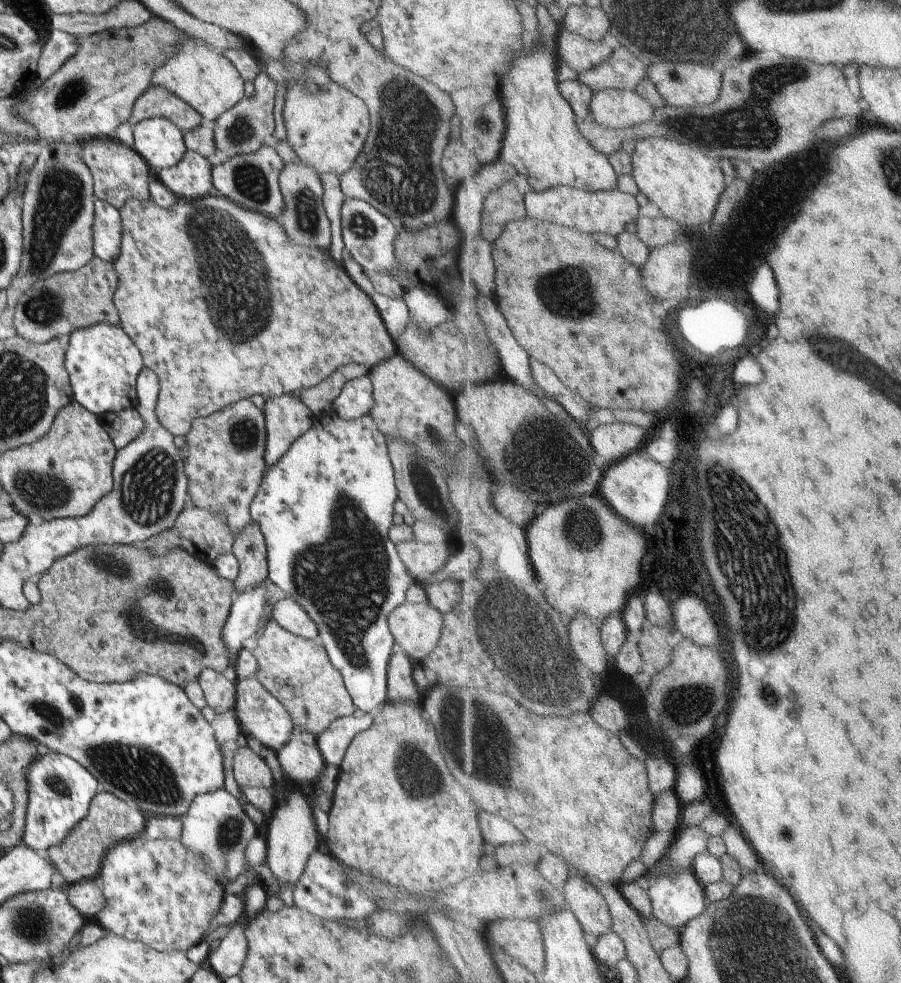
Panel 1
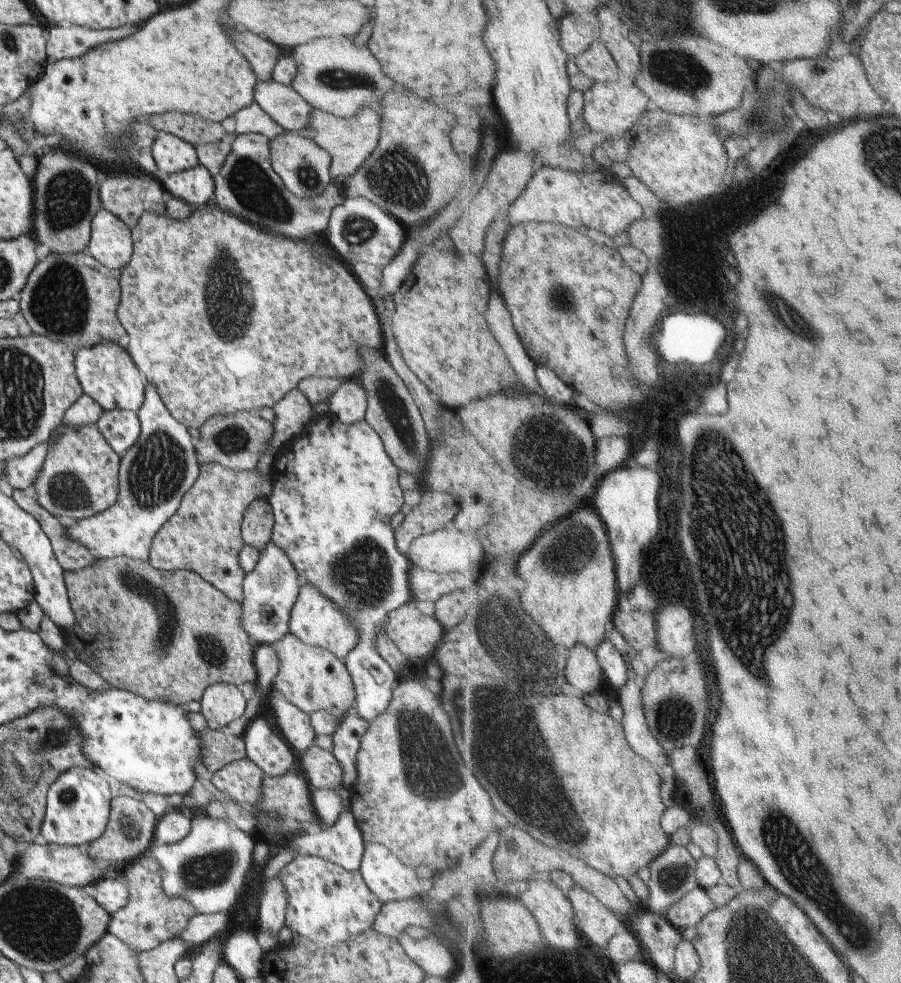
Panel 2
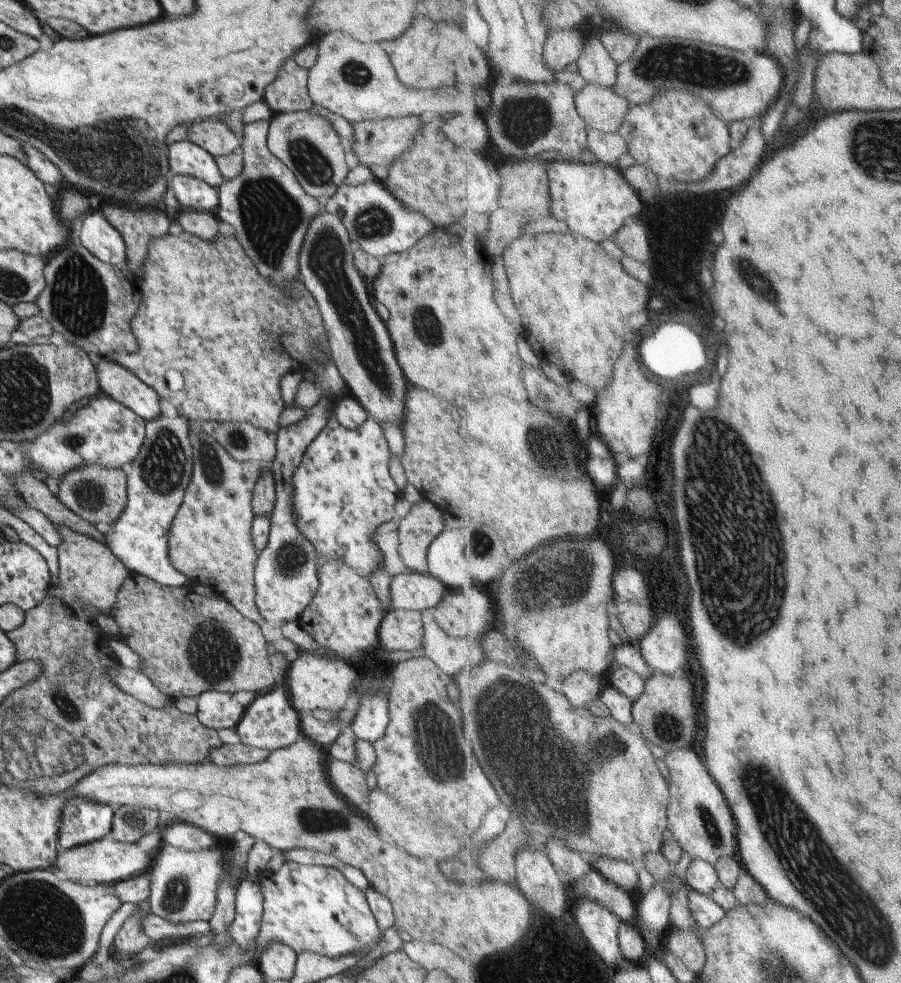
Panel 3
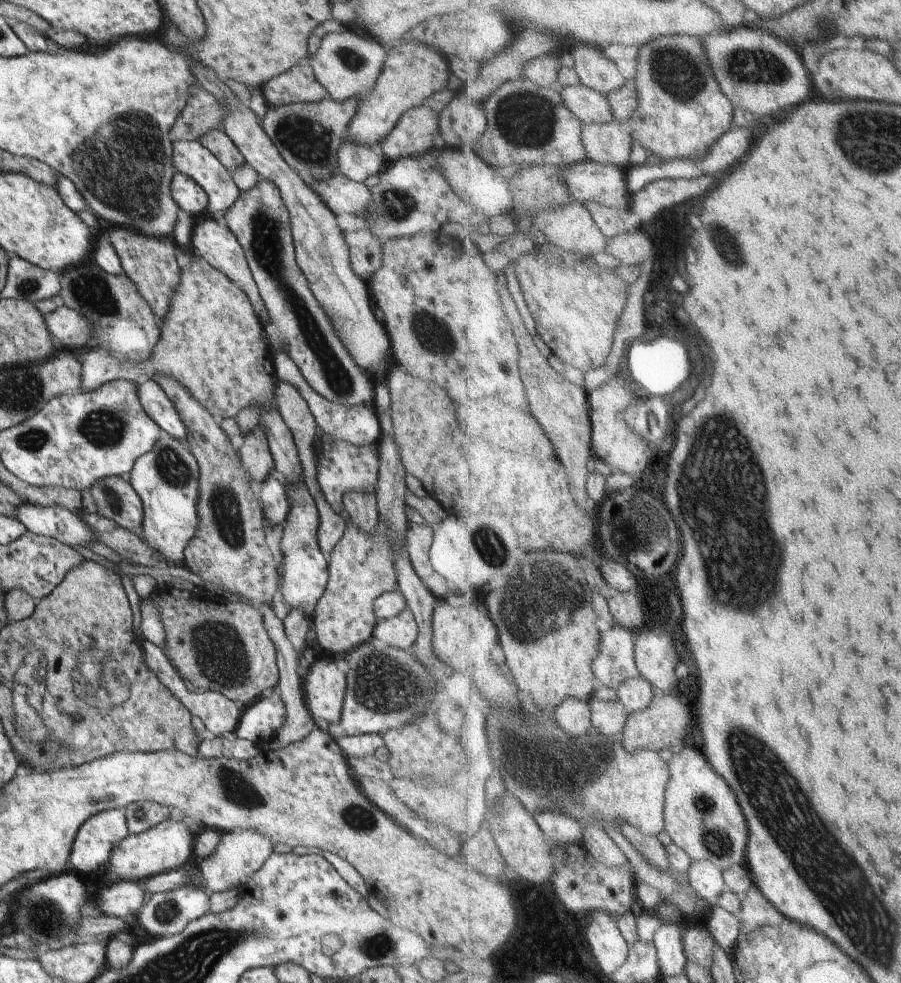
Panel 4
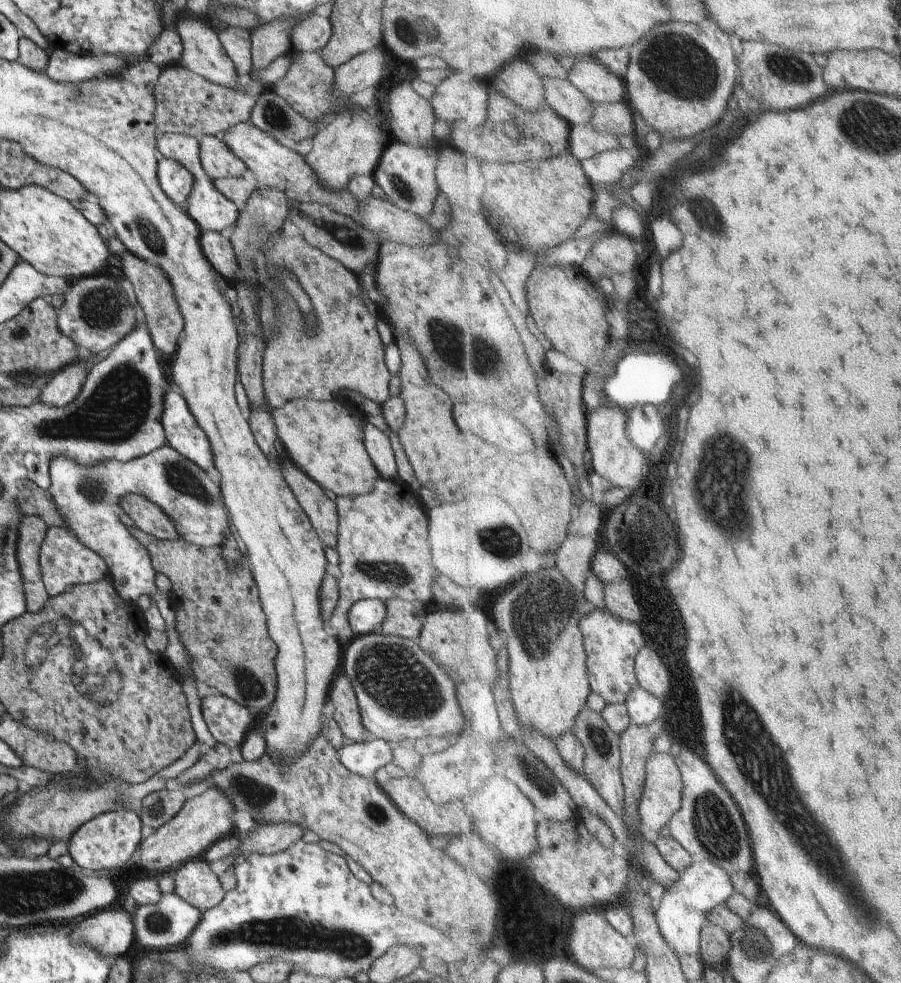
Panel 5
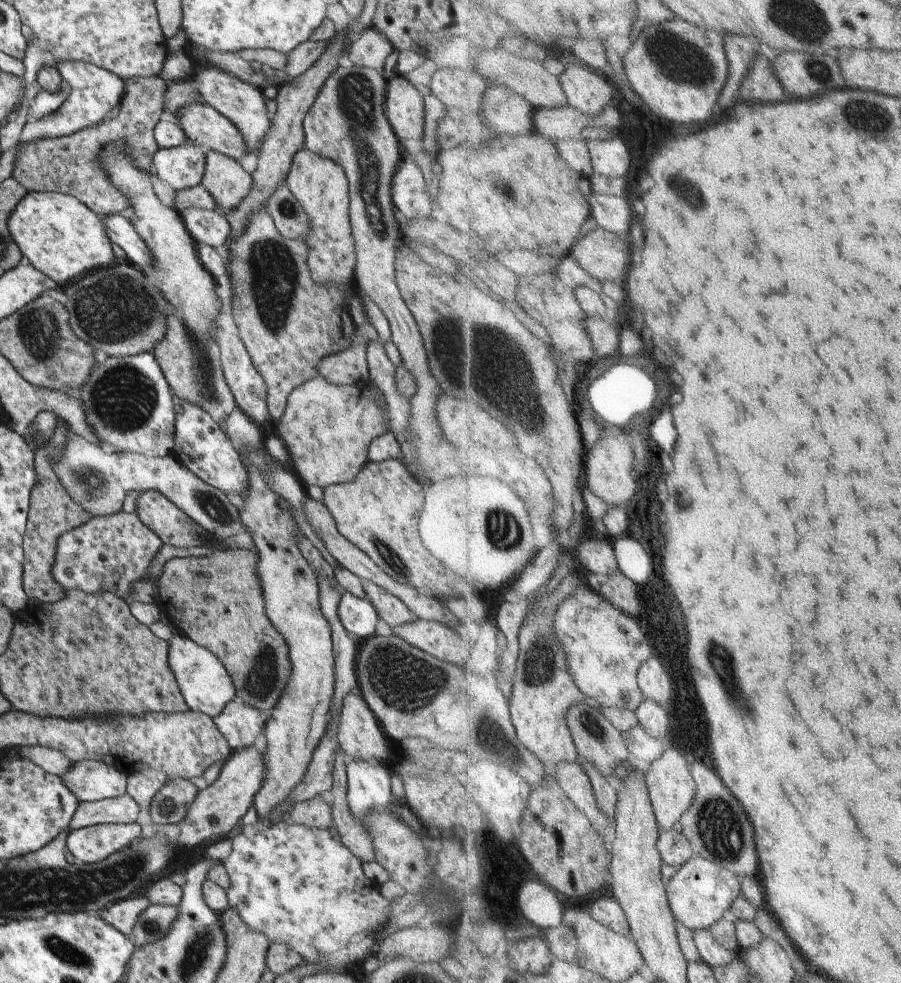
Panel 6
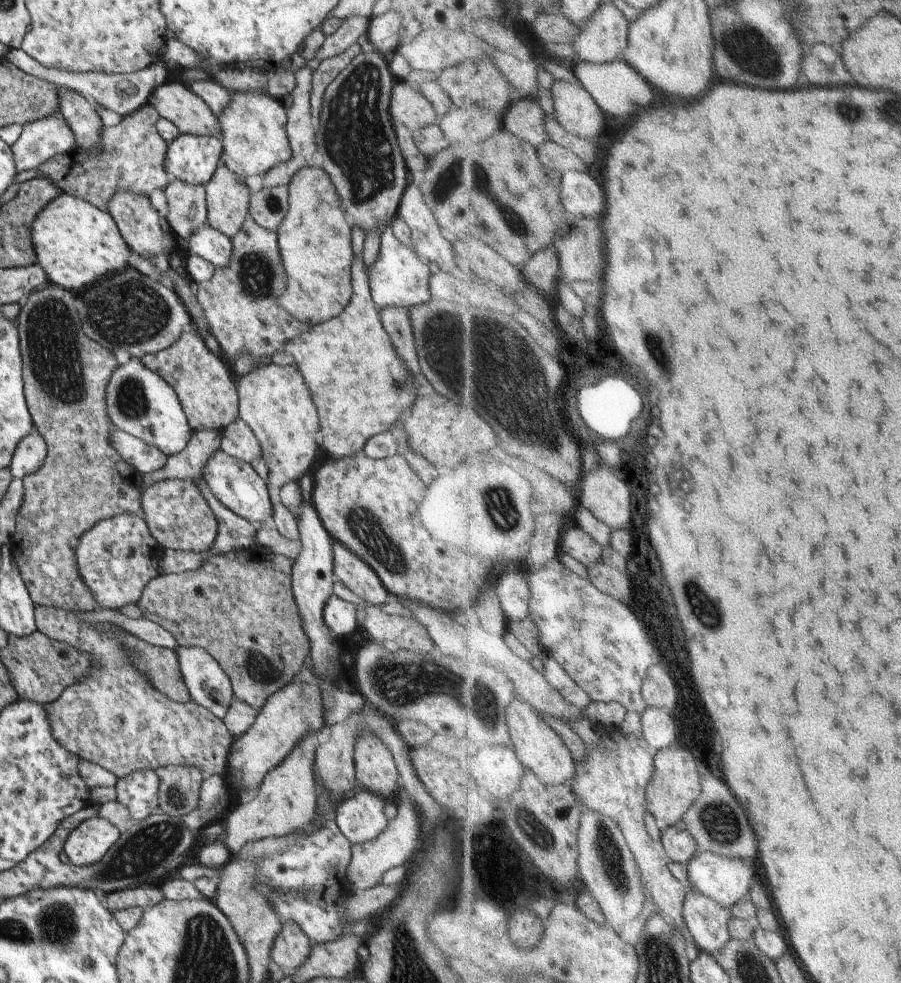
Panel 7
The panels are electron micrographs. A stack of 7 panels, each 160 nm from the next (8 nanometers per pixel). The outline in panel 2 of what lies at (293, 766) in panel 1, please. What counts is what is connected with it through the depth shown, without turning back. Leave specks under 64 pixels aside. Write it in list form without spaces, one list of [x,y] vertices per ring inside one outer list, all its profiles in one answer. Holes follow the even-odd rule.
[[[311,745],[305,752],[296,754],[295,761],[299,762],[299,770],[312,789],[334,791],[342,785],[341,766],[332,752]]]

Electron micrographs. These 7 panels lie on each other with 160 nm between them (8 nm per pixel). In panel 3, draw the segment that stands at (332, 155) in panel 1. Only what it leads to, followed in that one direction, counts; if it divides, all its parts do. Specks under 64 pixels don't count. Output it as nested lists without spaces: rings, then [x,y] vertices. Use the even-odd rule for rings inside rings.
[[[407,115],[397,118],[387,117],[378,121],[351,123],[352,143],[348,150],[350,155],[352,155],[352,159],[354,159],[351,164],[363,165],[368,168],[369,174],[373,178],[382,179],[386,175],[388,164],[415,142],[423,118]]]

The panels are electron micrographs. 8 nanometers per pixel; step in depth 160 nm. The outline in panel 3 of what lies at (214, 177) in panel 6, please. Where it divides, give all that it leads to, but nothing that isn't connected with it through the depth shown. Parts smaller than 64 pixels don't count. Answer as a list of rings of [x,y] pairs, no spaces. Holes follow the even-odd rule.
[[[220,119],[199,120],[187,124],[186,139],[200,146],[212,157],[223,156],[240,148],[239,140]]]

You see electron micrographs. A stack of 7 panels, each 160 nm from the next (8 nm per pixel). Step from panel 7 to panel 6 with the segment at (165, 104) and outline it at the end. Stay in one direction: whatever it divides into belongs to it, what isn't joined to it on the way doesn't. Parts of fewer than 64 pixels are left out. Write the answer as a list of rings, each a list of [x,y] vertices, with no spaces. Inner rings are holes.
[[[205,103],[182,107],[174,122],[197,146],[205,146],[233,160],[250,153],[240,130],[226,116]]]

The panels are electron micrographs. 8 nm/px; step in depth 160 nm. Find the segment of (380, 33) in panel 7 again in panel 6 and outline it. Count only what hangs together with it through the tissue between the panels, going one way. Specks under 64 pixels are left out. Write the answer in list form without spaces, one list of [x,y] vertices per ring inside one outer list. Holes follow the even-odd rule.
[[[372,29],[360,33],[353,47],[347,52],[346,63],[356,67],[376,70],[381,74],[382,57],[391,50],[387,40],[380,38]]]

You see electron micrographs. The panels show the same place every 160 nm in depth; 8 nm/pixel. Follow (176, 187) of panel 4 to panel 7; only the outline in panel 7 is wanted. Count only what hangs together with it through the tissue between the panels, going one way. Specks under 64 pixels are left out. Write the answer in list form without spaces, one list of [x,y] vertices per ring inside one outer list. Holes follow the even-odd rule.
[[[179,134],[167,144],[162,167],[178,181],[203,185],[211,178],[222,152],[220,138]]]

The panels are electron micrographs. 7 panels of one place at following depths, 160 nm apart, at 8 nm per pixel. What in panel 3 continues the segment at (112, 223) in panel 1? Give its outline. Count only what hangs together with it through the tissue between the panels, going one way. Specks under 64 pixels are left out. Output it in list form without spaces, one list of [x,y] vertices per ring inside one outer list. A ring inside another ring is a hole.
[[[93,212],[78,222],[80,245],[99,260],[125,268],[126,248],[122,236],[100,212]]]

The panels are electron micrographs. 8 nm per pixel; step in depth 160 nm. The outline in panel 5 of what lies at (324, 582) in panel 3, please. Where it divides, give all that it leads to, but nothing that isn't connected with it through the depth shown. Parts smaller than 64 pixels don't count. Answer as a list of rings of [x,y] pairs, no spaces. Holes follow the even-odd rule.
[[[379,477],[367,495],[337,497],[335,500],[338,523],[336,526],[336,546],[338,554],[339,578],[336,578],[338,599],[334,604],[331,618],[326,622],[329,632],[336,636],[344,648],[355,634],[348,623],[348,610],[361,599],[405,599],[418,605],[431,601],[430,584],[439,578],[428,547],[428,530],[425,514],[421,512],[417,495],[399,481],[385,481]]]

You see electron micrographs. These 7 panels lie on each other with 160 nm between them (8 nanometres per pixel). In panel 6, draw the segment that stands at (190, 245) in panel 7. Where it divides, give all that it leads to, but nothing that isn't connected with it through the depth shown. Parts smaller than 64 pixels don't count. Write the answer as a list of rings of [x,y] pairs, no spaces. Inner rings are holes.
[[[189,207],[179,212],[179,215],[195,243],[207,243],[220,256],[225,255],[224,242],[229,234],[230,226],[219,210]]]

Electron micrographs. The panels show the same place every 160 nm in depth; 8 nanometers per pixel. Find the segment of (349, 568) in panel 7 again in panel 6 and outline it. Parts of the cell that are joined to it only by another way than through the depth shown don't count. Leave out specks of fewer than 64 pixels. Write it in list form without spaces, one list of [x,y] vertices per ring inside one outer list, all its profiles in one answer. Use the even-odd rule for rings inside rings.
[[[362,581],[363,593],[373,605],[376,615],[391,629],[415,620],[414,614],[402,602],[384,588]]]

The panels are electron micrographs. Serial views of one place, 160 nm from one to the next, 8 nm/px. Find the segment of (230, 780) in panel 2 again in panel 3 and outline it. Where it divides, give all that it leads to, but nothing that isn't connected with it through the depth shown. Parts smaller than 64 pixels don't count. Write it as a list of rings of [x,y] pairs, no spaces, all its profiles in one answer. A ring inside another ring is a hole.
[[[241,742],[232,744],[222,744],[216,749],[211,749],[208,753],[209,762],[218,767],[228,767],[231,765],[247,765],[261,762],[269,754],[264,751]]]

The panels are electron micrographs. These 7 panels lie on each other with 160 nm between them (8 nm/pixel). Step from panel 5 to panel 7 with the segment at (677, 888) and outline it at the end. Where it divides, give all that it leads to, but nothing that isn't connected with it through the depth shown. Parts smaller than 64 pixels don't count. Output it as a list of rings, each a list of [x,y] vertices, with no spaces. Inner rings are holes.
[[[699,851],[688,864],[687,886],[693,891],[715,899],[725,909],[731,910],[735,903],[749,896],[753,882],[757,880],[751,865],[751,862],[742,859],[730,859],[715,853]]]

